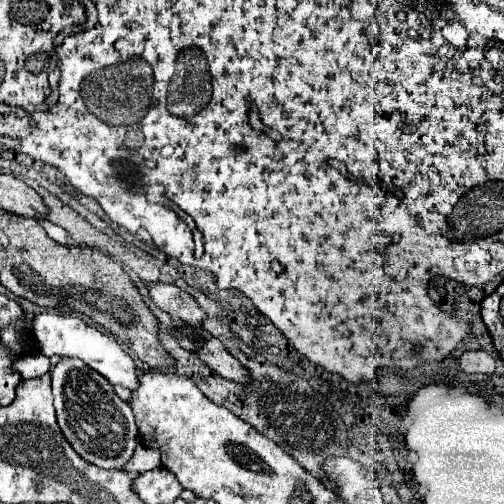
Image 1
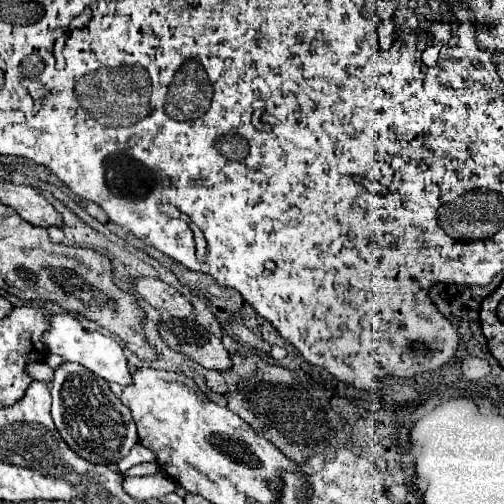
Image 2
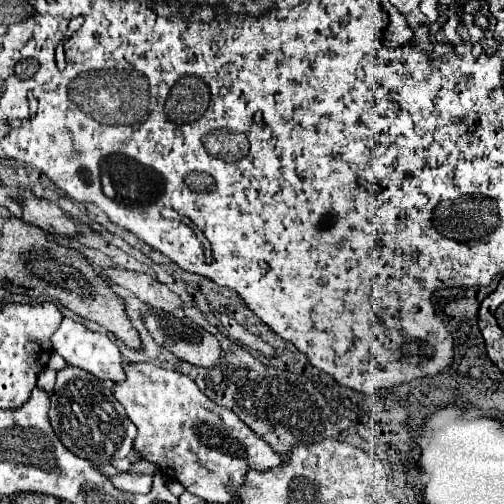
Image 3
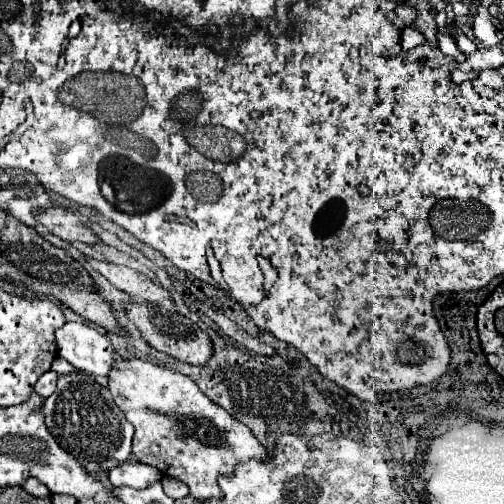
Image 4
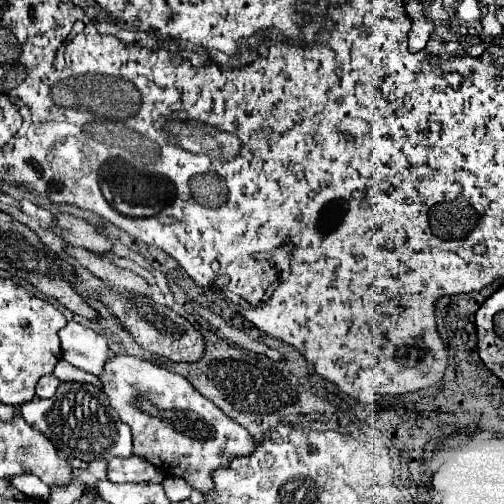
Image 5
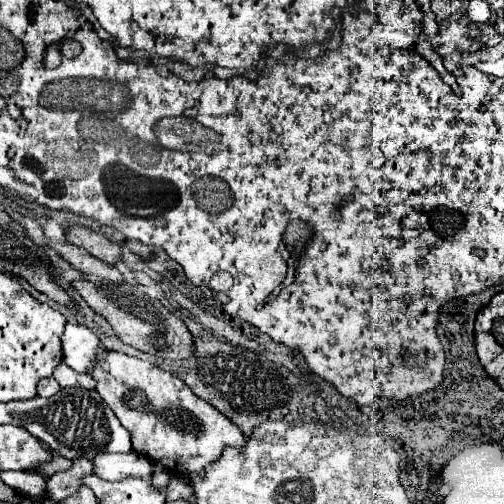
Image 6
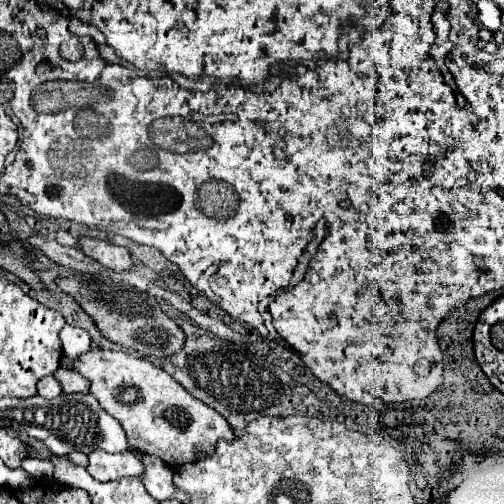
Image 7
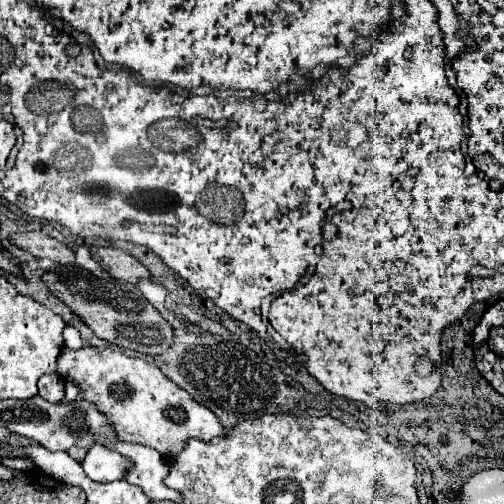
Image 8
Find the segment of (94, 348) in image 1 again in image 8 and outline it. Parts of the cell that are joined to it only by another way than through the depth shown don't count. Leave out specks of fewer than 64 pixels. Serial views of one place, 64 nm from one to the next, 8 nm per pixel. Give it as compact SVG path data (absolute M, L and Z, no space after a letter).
M66 326L64 328L64 346L68 346L68 348L72 348L72 350L78 350L78 348L82 348L86 342L80 338L80 332L76 330L76 328L72 328L72 326Z

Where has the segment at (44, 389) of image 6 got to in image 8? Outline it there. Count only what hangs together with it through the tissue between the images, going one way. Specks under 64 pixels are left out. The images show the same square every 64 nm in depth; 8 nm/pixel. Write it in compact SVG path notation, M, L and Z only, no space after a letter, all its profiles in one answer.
M46 374L38 380L38 394L46 400L46 402L62 402L64 400L64 380L58 374Z

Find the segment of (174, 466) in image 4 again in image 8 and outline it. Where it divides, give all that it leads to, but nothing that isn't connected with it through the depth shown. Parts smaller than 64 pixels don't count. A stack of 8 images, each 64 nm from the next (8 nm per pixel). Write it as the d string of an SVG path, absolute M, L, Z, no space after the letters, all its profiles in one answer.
M86 346L80 350L64 348L56 366L62 380L74 382L80 388L82 398L96 404L98 412L102 412L114 426L120 440L154 448L170 462L184 446L184 440L212 440L226 432L214 412L198 404L186 390L164 378L158 366L148 364L146 360L136 360L110 348Z

